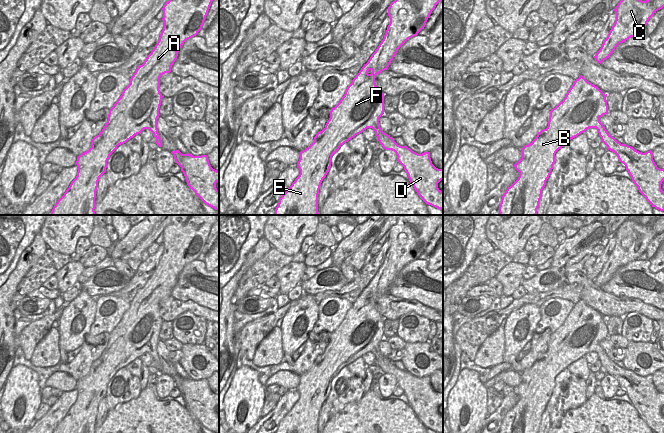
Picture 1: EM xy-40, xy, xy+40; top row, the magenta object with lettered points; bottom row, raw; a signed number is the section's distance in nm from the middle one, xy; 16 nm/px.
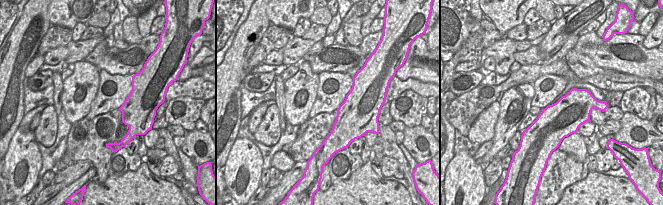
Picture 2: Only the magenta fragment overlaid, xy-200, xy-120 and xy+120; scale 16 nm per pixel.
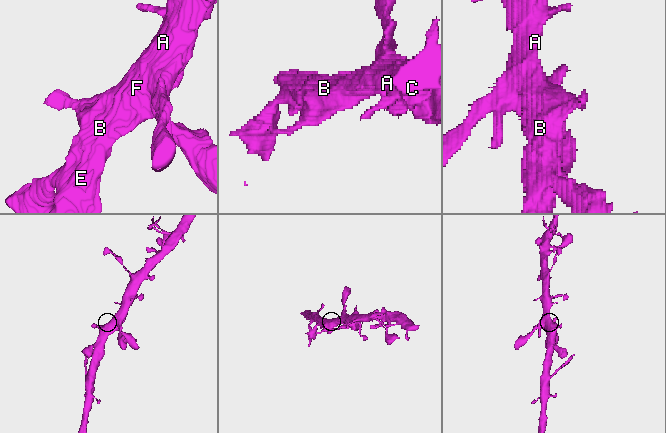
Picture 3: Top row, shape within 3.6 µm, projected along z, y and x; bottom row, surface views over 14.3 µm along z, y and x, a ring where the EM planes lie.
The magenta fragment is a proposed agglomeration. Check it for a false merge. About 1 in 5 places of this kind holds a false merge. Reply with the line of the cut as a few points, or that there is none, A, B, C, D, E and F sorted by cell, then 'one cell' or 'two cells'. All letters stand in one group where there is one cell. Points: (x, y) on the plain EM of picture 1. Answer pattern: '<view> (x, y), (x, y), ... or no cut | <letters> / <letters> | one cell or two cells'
no cut | A B C D E F | one cell

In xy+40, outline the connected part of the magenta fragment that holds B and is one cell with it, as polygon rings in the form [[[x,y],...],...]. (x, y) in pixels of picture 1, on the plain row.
[[[582,299],[574,305],[563,325],[551,333],[547,352],[538,356],[535,363],[521,373],[522,381],[514,388],[515,393],[519,396],[519,401],[507,412],[502,420],[499,433],[538,433],[542,414],[555,387],[556,376],[571,363],[584,357],[589,352],[598,354],[602,366],[625,389],[639,416],[652,431],[664,433],[664,415],[661,413],[661,408],[664,405],[664,393],[657,391],[651,374],[645,377],[639,376],[631,370],[621,368],[607,356],[600,346],[600,342],[608,338],[606,320],[607,318],[605,319],[597,310],[588,306]]]

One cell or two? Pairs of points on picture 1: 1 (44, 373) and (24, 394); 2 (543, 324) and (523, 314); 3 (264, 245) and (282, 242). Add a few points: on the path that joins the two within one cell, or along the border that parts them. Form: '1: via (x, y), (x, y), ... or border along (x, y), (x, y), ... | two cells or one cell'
1: border along (21, 364), (37, 374), (40, 390) | two cells
2: border along (539, 307), (540, 320), (534, 332) | two cells
3: border along (263, 236), (269, 243) | two cells

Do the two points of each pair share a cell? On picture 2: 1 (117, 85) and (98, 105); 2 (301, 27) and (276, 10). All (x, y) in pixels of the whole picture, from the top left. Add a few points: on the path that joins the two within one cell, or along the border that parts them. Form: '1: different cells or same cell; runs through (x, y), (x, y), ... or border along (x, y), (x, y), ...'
1: same cell; runs through (117, 91), (104, 99)
2: different cells; border along (308, 18), (301, 17), (293, 30)

